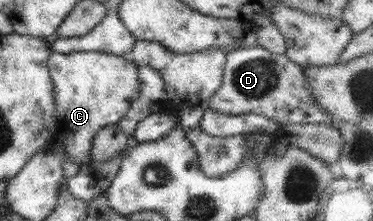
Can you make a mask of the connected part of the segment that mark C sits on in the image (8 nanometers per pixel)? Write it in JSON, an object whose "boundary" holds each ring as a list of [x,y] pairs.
{"boundary":[[[57,50],[50,51],[47,62],[50,78],[54,83],[54,97],[56,97],[56,132],[52,148],[63,146],[68,161],[82,166],[91,158],[92,139],[96,132],[108,124],[120,122],[130,108],[131,101],[140,94],[137,64],[124,57],[102,52],[70,52],[64,54]]]}

